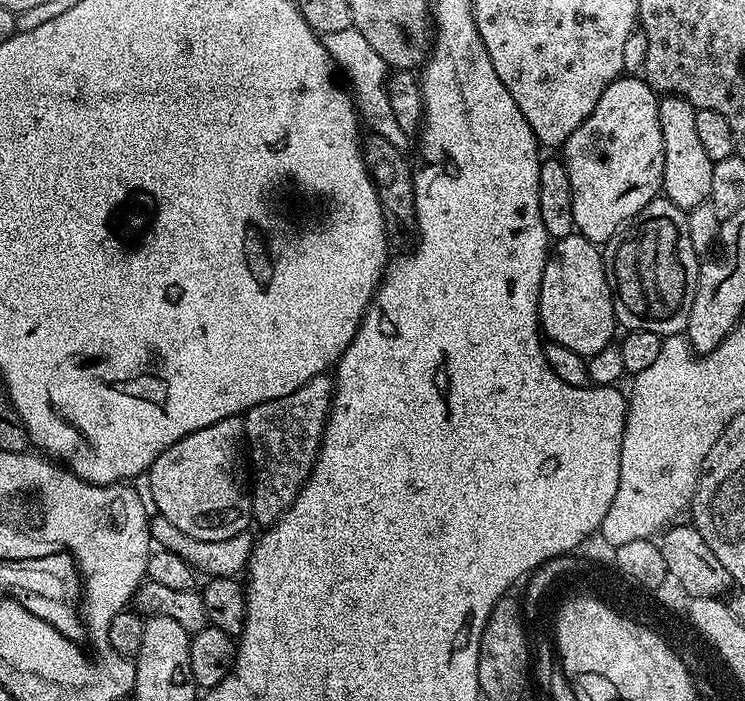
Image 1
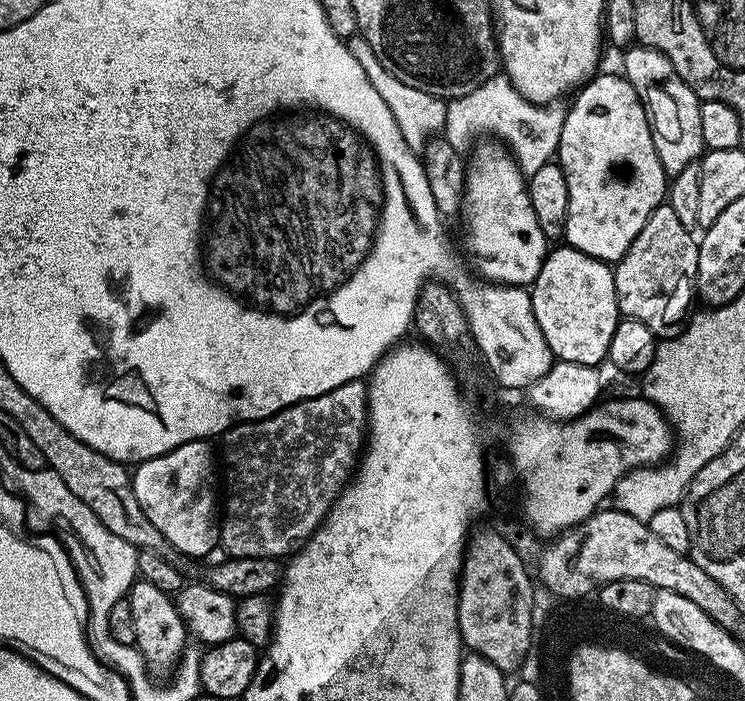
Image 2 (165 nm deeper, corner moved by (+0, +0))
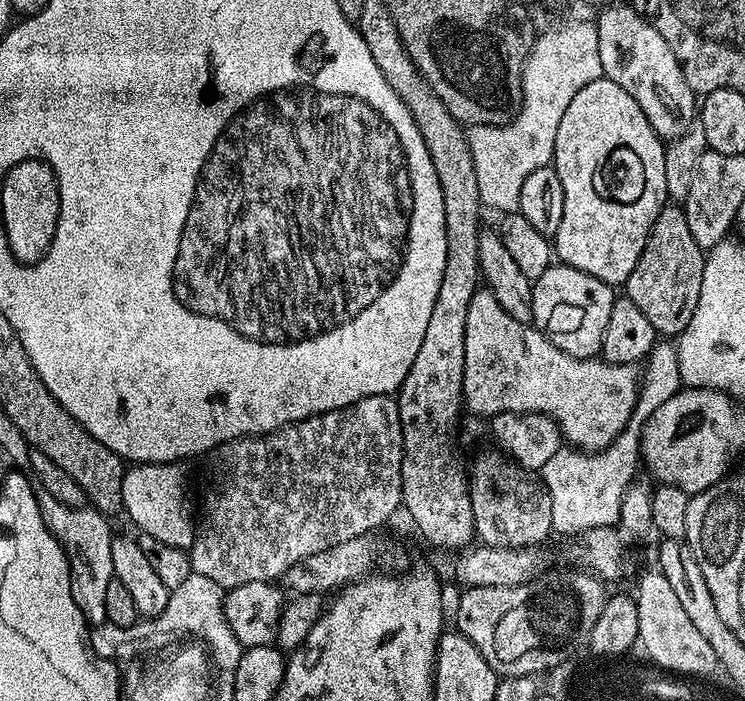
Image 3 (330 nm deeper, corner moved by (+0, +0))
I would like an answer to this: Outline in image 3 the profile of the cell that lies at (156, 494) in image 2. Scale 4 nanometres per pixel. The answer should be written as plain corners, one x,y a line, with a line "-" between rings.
183,463
136,464
122,478
123,511
137,524
140,532
150,534
169,546
191,549
196,537
197,517
192,516
192,500
188,497
188,472

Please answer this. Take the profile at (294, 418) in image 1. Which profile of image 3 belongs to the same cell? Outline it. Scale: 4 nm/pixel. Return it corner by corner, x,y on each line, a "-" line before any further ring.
391,395
363,397
350,406
342,406
338,410
319,412
305,420
282,426
278,430
268,432
264,436
240,436
237,440
222,442
207,453
208,485
204,488
204,513
199,513
196,526
196,537
190,549
193,573
214,578
222,589
237,588
246,582
276,582
283,577
294,562
302,562
302,558
310,554
318,554
318,550
326,550
330,546
338,546
338,542
350,542
350,538
367,536
375,533
402,504
402,458
404,457
404,427
400,421
399,403

